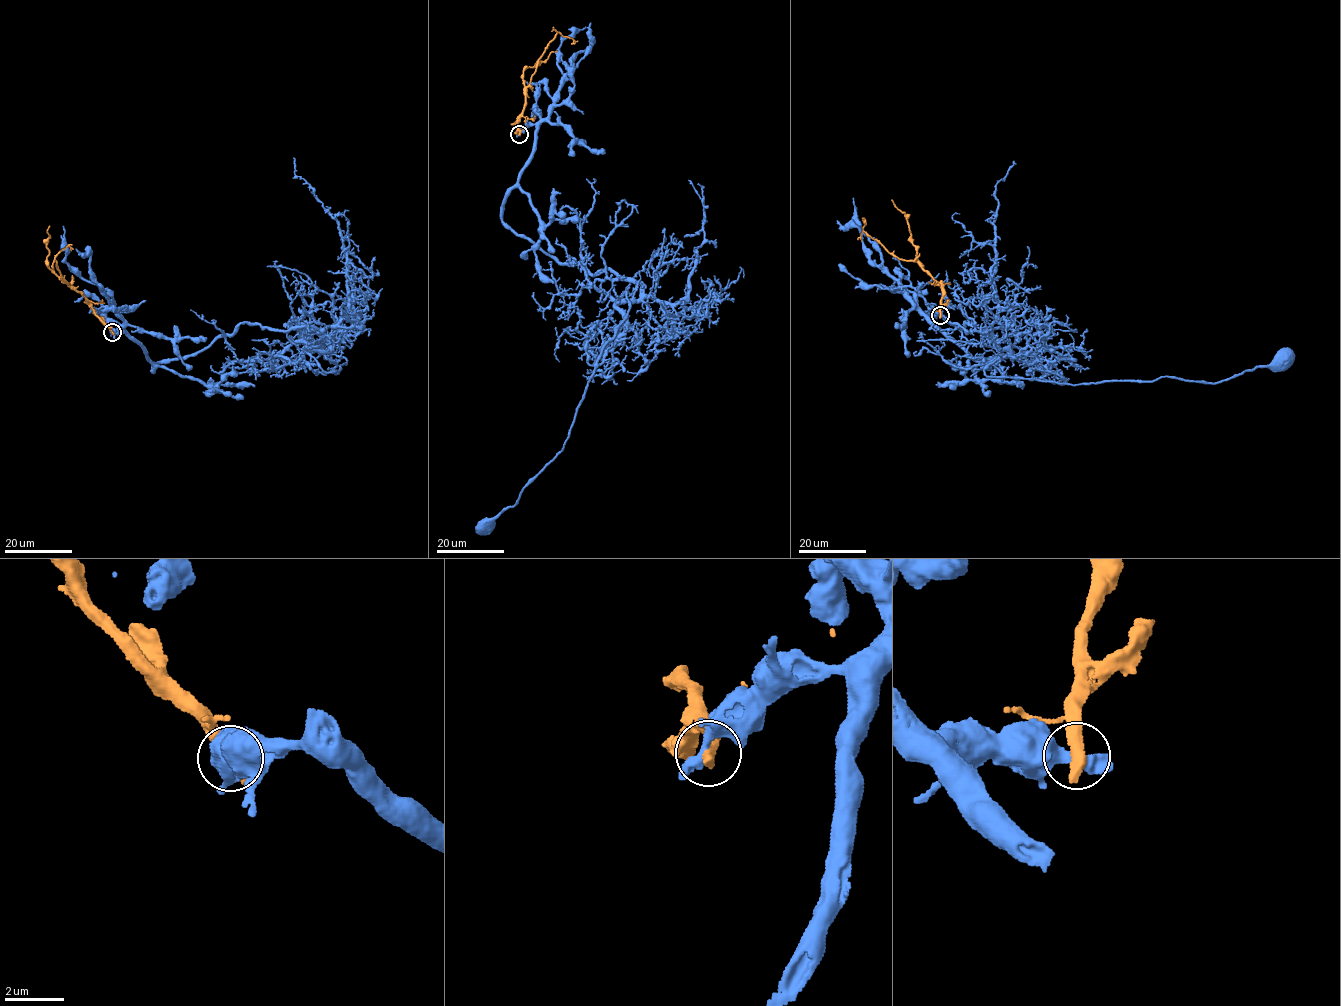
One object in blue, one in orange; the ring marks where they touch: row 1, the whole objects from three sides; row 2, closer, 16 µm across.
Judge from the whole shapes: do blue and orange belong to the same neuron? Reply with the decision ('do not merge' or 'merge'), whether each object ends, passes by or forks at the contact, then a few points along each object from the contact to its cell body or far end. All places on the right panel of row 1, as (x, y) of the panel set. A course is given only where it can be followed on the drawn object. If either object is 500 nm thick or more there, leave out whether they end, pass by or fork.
do not merge | blue via (940, 315), (923, 313), (976, 358), (1010, 356), (1018, 332), (990, 330), (986, 376), (1217, 383), (1279, 360) | orange via (940, 315), (941, 288), (917, 263), (891, 254), (868, 235), (862, 229), (863, 222)

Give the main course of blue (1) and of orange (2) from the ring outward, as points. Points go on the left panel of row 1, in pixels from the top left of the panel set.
1: (112, 332), (134, 338), (153, 369), (248, 322), (282, 329), (339, 373), (344, 357), (307, 334)
2: (112, 332), (81, 293), (62, 279), (56, 268), (55, 256), (66, 246), (72, 248)

